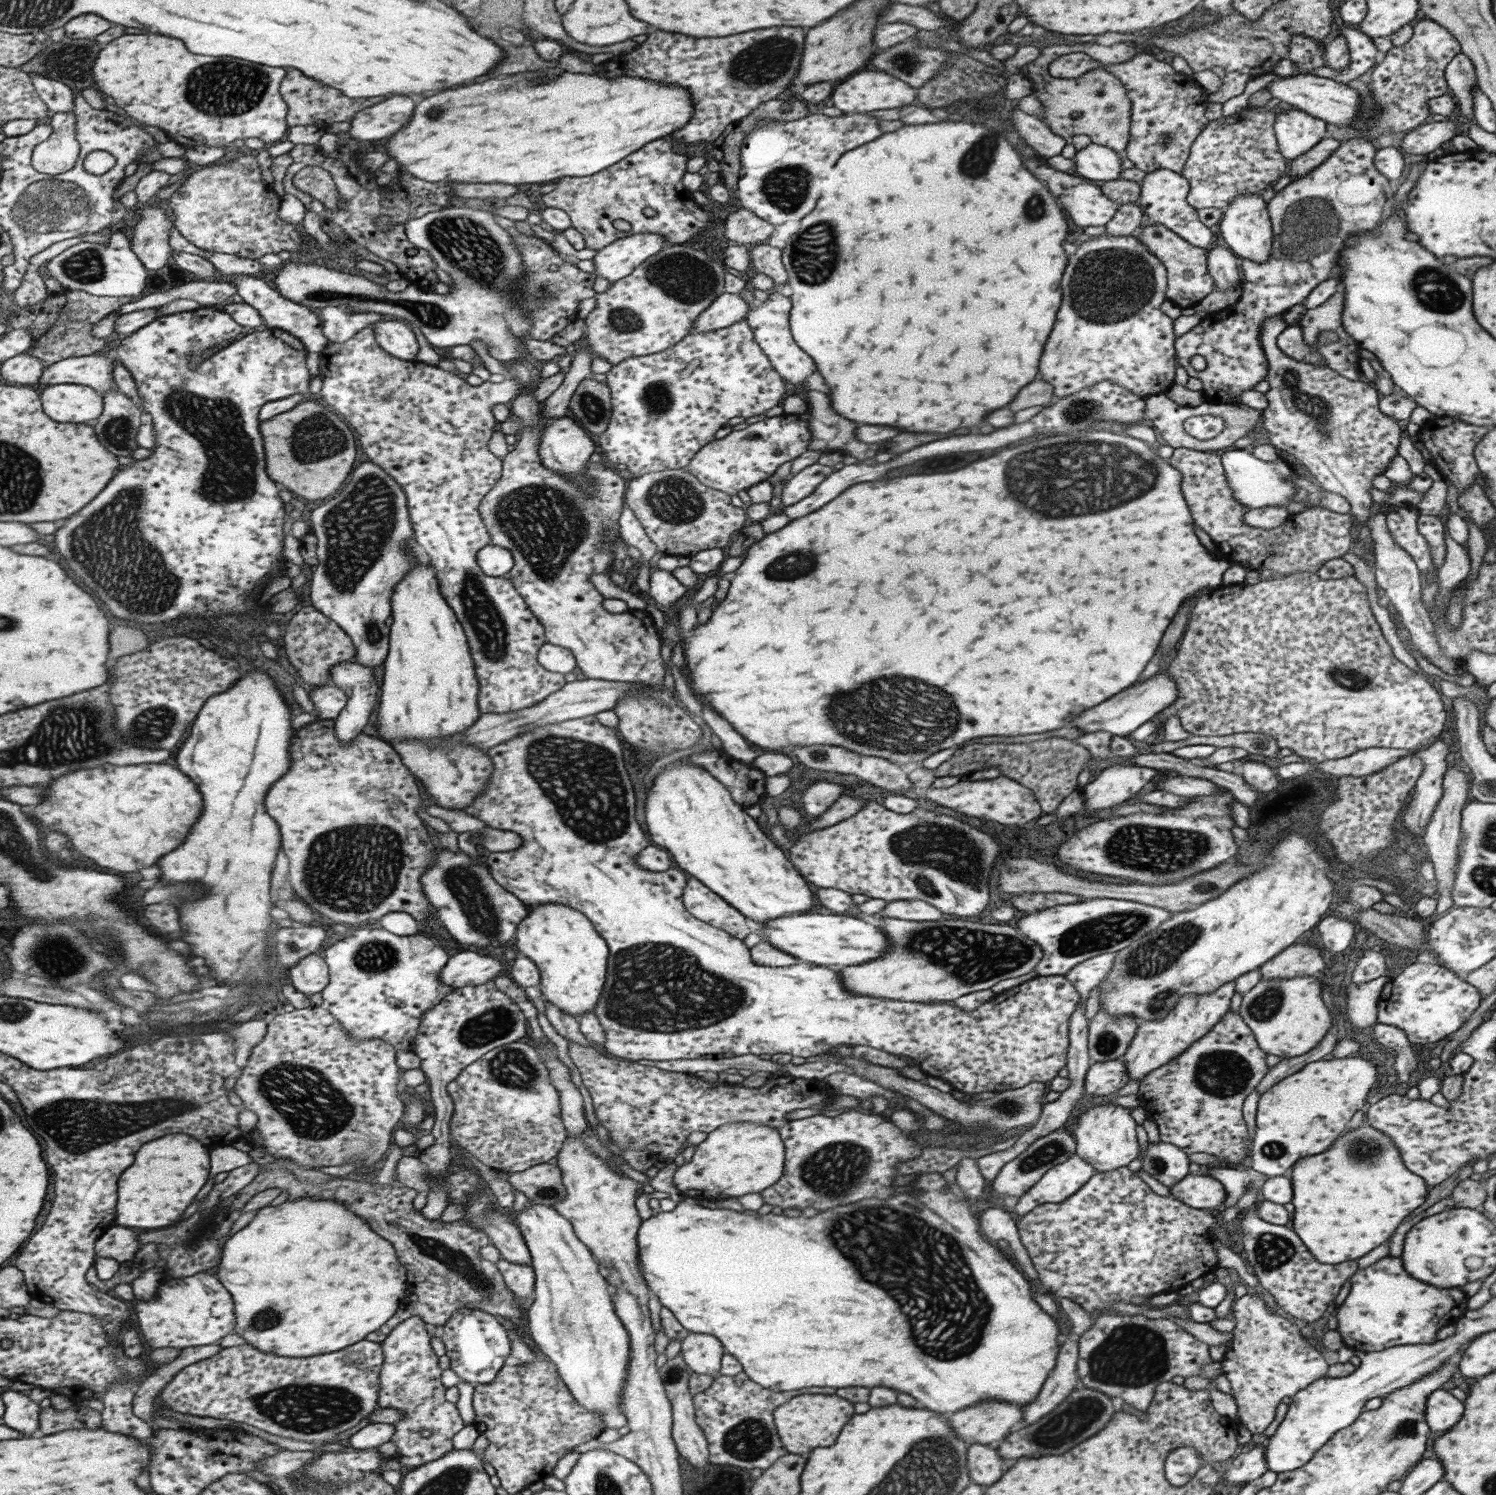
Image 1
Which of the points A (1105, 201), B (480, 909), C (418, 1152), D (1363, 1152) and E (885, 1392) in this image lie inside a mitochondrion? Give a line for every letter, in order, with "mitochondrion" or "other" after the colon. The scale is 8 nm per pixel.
A: other
B: mitochondrion
C: other
D: mitochondrion
E: other

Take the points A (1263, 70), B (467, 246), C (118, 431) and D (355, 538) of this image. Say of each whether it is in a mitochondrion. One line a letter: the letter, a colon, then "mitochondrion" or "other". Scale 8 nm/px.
A: other
B: mitochondrion
C: mitochondrion
D: mitochondrion

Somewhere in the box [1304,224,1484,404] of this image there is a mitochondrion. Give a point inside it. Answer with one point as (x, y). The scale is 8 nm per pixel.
(1429, 285)

